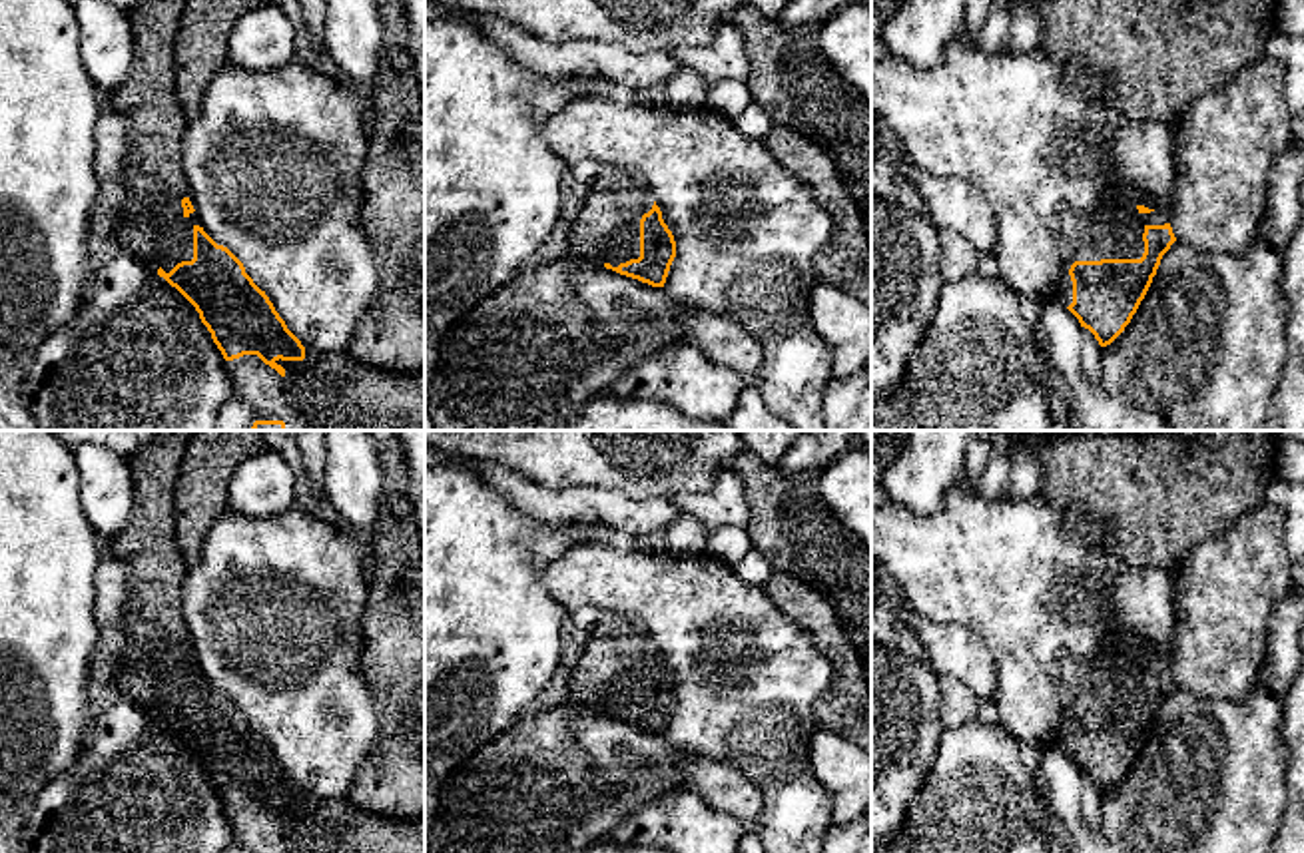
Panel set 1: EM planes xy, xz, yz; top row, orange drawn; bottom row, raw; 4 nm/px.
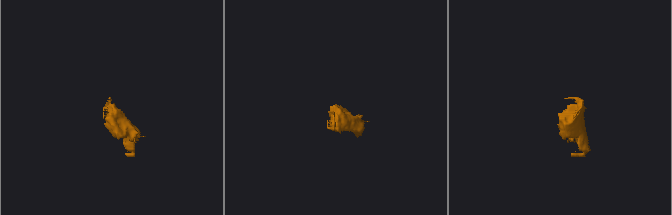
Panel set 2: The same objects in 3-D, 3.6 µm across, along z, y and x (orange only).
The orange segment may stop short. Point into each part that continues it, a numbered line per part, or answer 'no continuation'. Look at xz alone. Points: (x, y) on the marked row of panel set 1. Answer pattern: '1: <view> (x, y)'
1: xz (607, 230)

